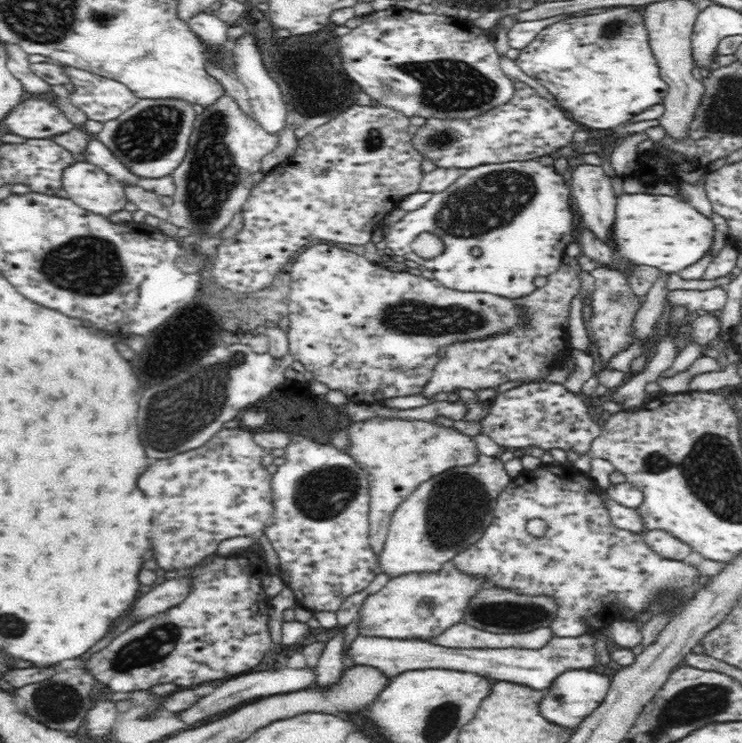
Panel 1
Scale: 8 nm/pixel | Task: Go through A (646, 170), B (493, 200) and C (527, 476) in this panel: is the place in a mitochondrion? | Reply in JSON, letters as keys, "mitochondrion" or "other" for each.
{"A":"other","B":"mitochondrion","C":"other"}

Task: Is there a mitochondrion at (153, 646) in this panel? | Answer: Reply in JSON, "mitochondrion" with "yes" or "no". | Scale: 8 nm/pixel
{"mitochondrion":"yes"}

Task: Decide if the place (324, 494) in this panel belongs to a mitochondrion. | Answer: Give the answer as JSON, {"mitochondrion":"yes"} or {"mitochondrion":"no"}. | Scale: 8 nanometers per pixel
{"mitochondrion":"yes"}

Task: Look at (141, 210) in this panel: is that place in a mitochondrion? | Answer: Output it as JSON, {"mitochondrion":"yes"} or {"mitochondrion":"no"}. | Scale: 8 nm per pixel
{"mitochondrion":"no"}

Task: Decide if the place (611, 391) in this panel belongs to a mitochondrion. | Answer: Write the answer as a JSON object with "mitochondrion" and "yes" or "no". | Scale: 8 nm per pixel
{"mitochondrion":"no"}

